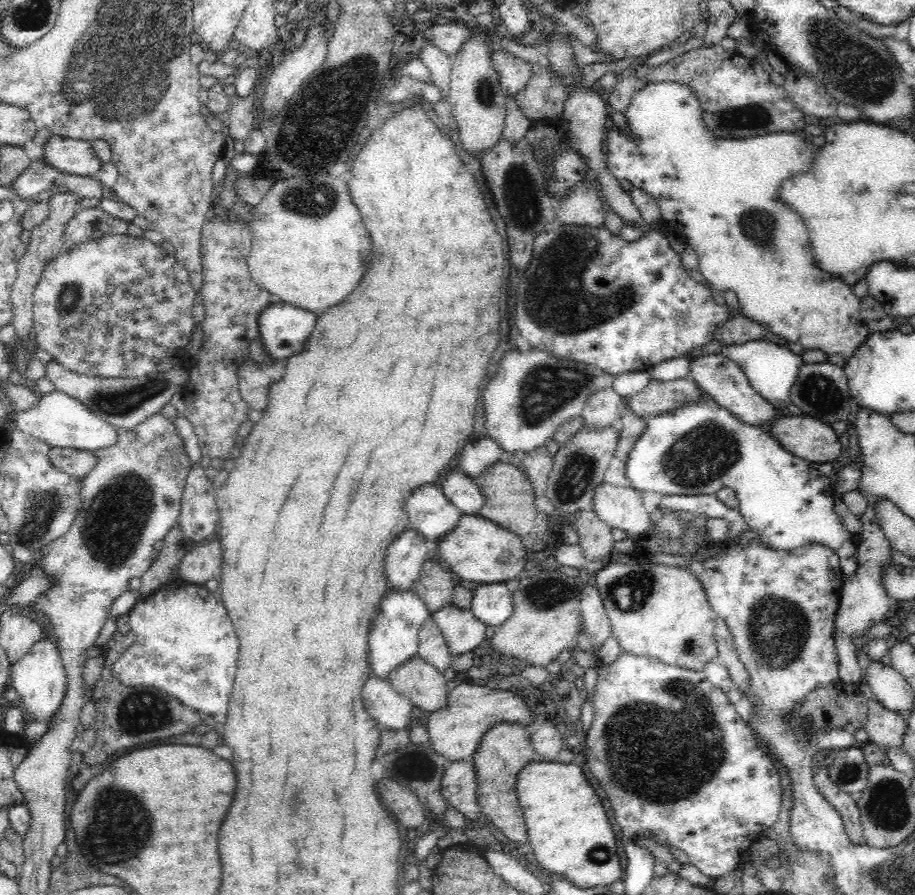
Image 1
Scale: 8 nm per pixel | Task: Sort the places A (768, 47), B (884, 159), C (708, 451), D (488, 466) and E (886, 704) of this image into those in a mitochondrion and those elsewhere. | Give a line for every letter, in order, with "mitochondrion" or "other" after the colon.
A: other
B: other
C: mitochondrion
D: other
E: other

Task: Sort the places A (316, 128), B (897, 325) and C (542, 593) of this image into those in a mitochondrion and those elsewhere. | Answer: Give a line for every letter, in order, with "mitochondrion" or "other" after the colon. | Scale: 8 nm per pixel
A: mitochondrion
B: other
C: mitochondrion

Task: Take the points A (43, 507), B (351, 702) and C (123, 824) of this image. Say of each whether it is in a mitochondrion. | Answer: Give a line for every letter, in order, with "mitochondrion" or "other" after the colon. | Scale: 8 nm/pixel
A: mitochondrion
B: other
C: mitochondrion

